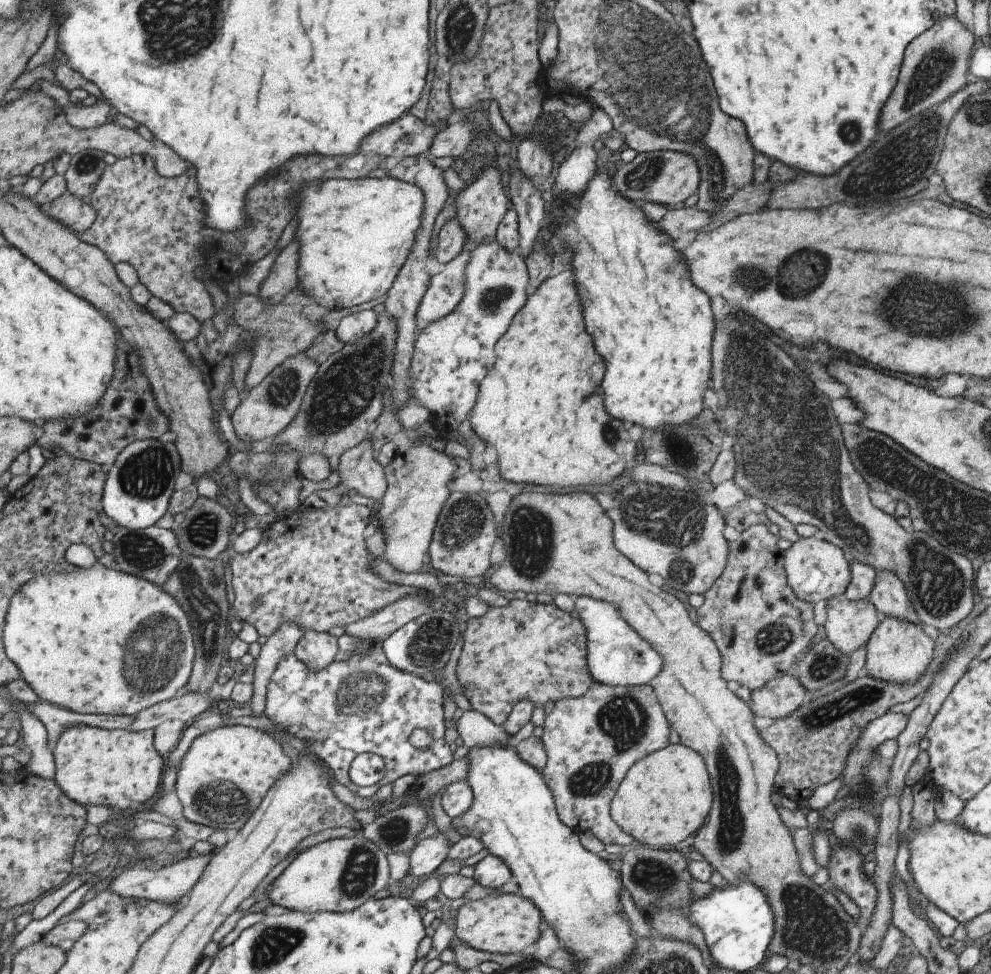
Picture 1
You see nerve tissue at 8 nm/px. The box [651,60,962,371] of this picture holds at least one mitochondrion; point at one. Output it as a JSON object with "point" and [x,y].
{"point":[894,164]}

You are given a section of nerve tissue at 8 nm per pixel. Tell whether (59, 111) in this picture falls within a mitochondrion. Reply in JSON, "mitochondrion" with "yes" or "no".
{"mitochondrion":"no"}

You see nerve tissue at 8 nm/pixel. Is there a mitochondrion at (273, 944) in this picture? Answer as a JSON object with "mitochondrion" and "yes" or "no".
{"mitochondrion":"yes"}

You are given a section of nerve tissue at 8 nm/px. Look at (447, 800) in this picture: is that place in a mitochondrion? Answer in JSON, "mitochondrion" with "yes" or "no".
{"mitochondrion":"no"}

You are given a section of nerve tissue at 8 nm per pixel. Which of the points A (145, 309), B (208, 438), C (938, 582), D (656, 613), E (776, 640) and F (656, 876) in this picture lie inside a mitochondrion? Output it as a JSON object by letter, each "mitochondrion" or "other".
{"A":"other","B":"other","C":"mitochondrion","D":"other","E":"mitochondrion","F":"mitochondrion"}

